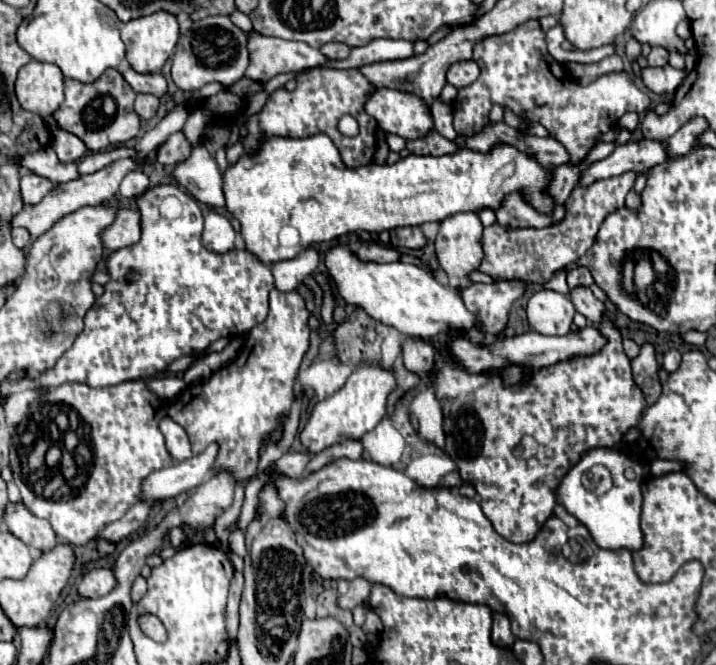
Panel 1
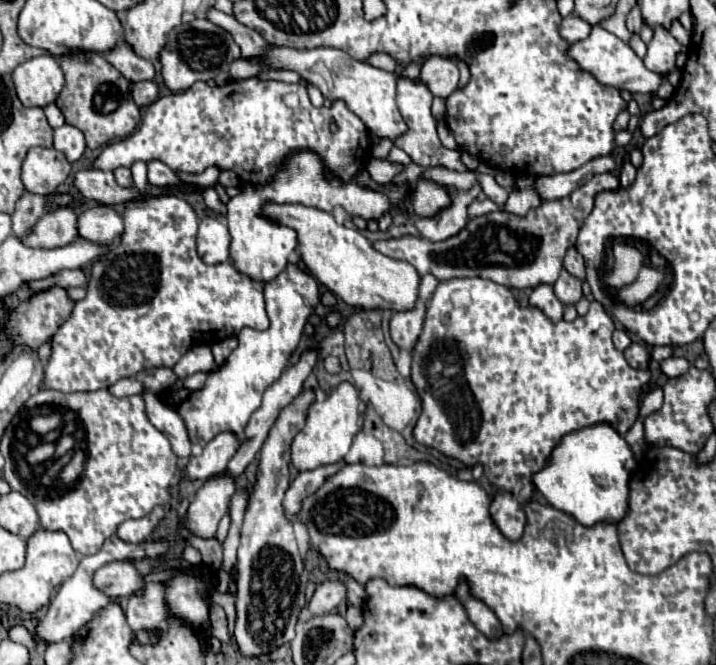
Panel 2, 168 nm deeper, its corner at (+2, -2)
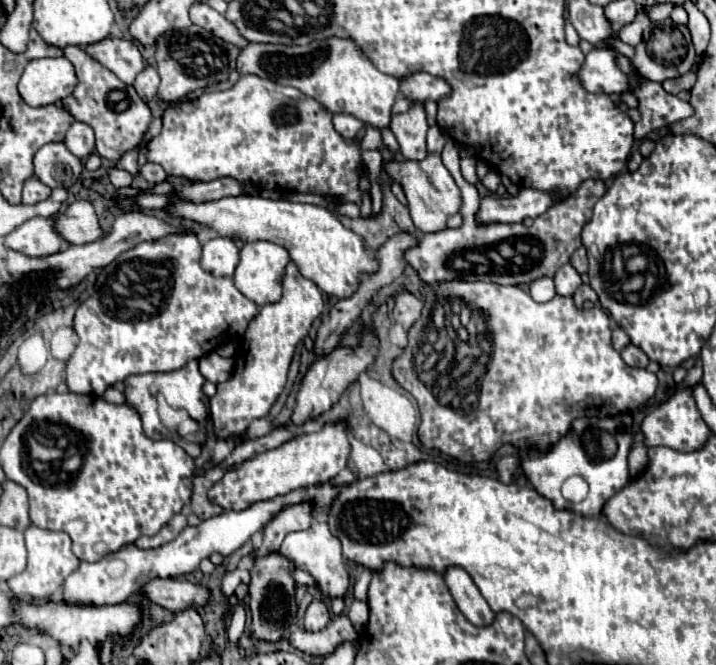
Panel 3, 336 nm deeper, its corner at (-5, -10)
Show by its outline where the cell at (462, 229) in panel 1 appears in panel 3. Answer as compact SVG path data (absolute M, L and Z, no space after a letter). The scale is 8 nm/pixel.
M435 125L427 133L427 157L423 161L389 161L383 165L385 173L391 181L399 183L407 195L409 211L415 227L421 233L435 233L445 229L445 223L451 215L455 215L461 207L461 191L453 183L453 177L441 163L441 151L447 143L447 135Z

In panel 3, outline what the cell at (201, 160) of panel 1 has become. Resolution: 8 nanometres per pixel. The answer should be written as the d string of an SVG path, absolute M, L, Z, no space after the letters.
M149 161L141 167L141 175L147 179L147 183L149 183L149 185L161 183L161 181L165 181L165 177L167 177L161 165L155 165L155 163L149 163Z

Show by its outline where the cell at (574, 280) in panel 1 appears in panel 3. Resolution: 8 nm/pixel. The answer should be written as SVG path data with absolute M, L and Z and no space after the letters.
M579 247L579 249L571 255L571 265L573 265L579 273L585 273L585 271L587 271L587 253L585 253L585 247Z

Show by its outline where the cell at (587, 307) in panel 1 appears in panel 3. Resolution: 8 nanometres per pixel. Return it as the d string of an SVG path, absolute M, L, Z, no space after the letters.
M565 263L553 277L555 281L555 289L559 295L573 295L575 289L581 285L581 277L575 271L575 267L571 263Z

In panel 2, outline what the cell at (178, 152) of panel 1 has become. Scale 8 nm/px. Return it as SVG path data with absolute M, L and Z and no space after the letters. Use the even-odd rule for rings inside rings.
M252 77L252 79L244 79L244 81L230 81L222 87L210 87L208 83L194 83L194 87L190 87L188 91L184 93L176 93L176 95L166 95L166 97L160 97L158 101L154 101L148 109L146 109L146 115L142 119L142 125L140 129L136 129L130 137L122 139L122 141L116 141L108 147L102 149L102 153L94 159L92 167L94 169L100 169L100 171L114 171L118 167L132 167L136 161L144 161L144 163L150 163L150 161L162 161L166 163L170 169L174 171L184 171L184 173L202 173L208 165L218 165L220 169L232 169L238 173L238 177L244 181L244 183L264 183L268 179L272 179L272 175L276 173L276 169L280 167L280 163L284 161L284 155L290 153L290 151L296 151L296 149L312 149L312 151L318 151L322 157L324 157L324 163L340 175L340 179L352 179L358 171L366 169L370 159L372 159L372 143L370 143L370 133L366 129L366 125L348 109L348 105L342 101L342 99L336 99L332 103L332 107L314 107L310 103L310 97L308 97L308 89L306 85L290 85L290 83L282 83L282 81L260 81L258 77ZM330 123L336 123L338 125L338 131L332 133L330 131Z

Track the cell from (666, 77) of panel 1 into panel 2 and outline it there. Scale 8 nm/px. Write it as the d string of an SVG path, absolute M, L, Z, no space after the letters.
M592 27L590 35L582 41L570 43L568 55L588 73L592 73L600 83L612 85L616 89L626 89L630 93L656 93L658 87L662 85L662 75L652 73L644 67L642 59L638 59L638 55L634 55L634 51L620 41L616 35L612 35L610 31L598 27Z

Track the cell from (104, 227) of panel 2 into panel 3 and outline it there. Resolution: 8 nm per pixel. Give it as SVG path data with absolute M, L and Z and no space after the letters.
M89 201L71 203L65 213L51 217L53 229L69 243L69 245L85 245L103 237L95 209Z

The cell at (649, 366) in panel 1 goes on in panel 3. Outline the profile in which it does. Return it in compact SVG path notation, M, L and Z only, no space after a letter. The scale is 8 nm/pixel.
M631 343L621 351L621 357L623 357L623 361L625 361L627 365L631 365L631 367L647 367L647 363L649 363L647 355L645 355L639 347L635 347L635 345L631 345Z

